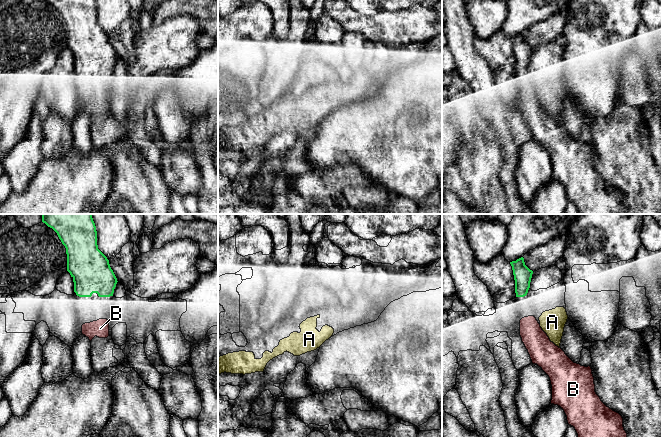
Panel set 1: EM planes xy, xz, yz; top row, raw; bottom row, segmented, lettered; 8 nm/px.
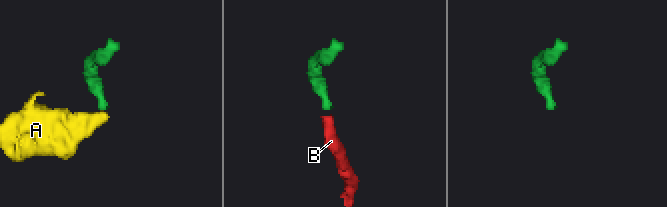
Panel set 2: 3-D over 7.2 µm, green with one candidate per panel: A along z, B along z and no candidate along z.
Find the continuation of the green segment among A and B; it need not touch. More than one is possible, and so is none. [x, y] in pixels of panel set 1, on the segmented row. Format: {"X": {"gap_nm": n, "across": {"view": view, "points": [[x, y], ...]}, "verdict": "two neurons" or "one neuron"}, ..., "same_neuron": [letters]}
{"A": {"gap_nm": 200, "across": {"view": "yz", "points": [[525, 295], [543, 312]]}, "verdict": "two neurons"}, "B": {"gap_nm": 160, "across": {"view": "yz", "points": [[523, 296], [528, 316]]}, "verdict": "one neuron"}, "same_neuron": ["B"]}

